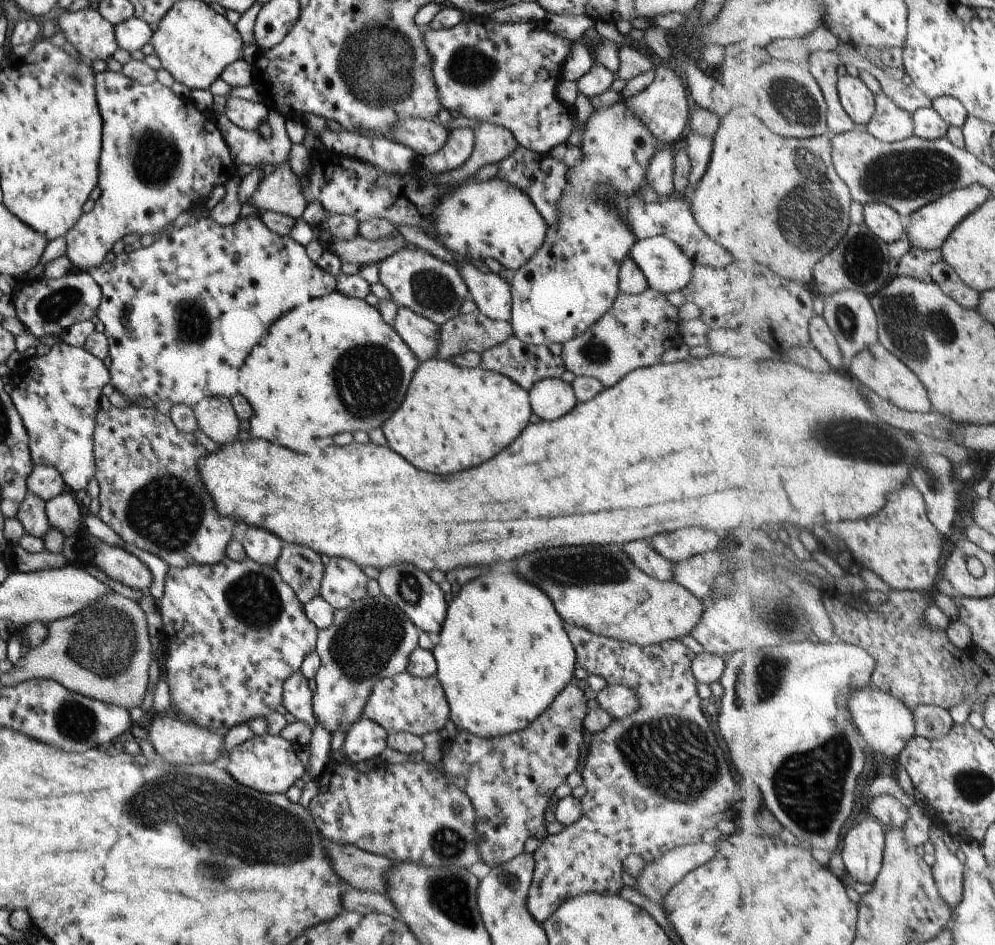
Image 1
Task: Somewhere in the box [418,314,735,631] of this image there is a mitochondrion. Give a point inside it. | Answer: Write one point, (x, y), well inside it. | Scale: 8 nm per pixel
(589, 567)

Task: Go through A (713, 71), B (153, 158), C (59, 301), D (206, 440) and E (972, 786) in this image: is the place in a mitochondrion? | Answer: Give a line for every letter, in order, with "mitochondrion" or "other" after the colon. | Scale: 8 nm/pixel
A: other
B: mitochondrion
C: mitochondrion
D: other
E: mitochondrion

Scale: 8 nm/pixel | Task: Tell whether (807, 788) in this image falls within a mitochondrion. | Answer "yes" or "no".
yes

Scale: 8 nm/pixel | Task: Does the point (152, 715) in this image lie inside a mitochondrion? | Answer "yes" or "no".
no

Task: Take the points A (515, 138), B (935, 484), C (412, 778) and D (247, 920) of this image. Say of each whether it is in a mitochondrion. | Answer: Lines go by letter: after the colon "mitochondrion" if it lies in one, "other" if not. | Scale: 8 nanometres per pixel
A: other
B: mitochondrion
C: other
D: other

